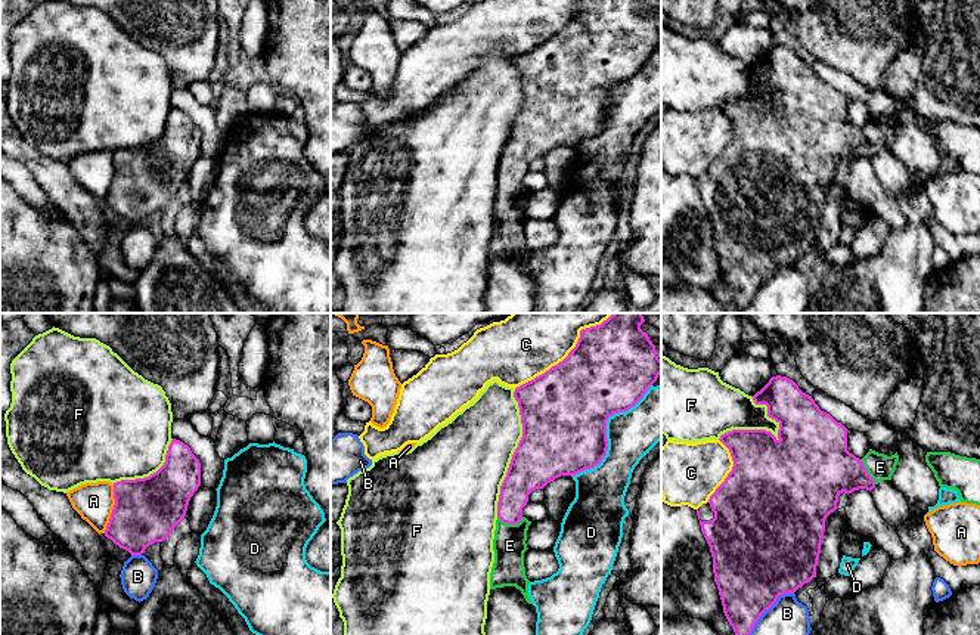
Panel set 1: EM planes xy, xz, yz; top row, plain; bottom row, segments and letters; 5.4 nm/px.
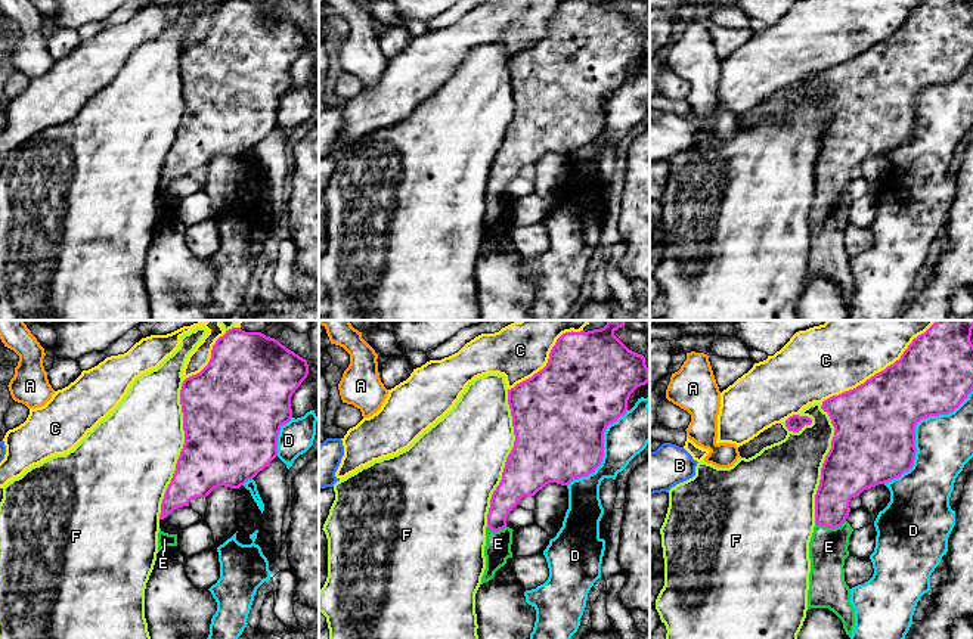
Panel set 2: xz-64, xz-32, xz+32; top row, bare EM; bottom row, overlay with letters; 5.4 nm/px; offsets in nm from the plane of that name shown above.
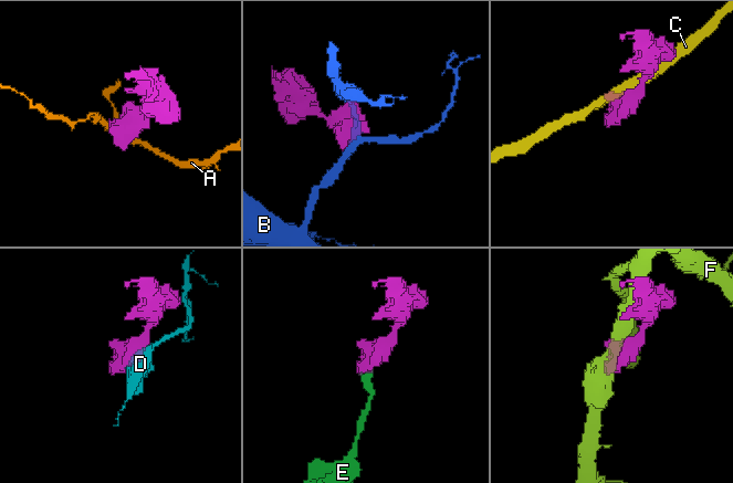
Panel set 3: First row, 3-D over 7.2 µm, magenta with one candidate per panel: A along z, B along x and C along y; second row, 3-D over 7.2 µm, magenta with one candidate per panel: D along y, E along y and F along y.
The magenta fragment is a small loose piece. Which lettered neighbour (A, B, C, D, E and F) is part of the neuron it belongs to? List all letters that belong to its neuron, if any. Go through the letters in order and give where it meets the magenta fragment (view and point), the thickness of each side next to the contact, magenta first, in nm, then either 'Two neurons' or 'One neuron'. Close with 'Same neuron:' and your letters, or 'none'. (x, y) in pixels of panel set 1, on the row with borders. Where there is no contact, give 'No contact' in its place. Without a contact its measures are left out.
A: Touches magenta at xy (114, 508). Thickness 360 nm (magenta) against 200 nm. Two neurons
B: Touches magenta at yz (768, 609). Thickness 440 nm (magenta) against 200 nm. Two neurons
C: Touches magenta at xz (570, 352). Thickness 460 nm (magenta) against 400 nm. Two neurons
D: Touches magenta at xz (605, 431). Thickness 480 nm (magenta) against 260 nm. Two neurons
E: Touches magenta at xz (511, 523). Thickness 180 nm (magenta) against 180 nm. One neuron
F: Touches magenta at xz (514, 452). Thickness 380 nm (magenta) against 440 nm. Two neurons
Same neuron: E

